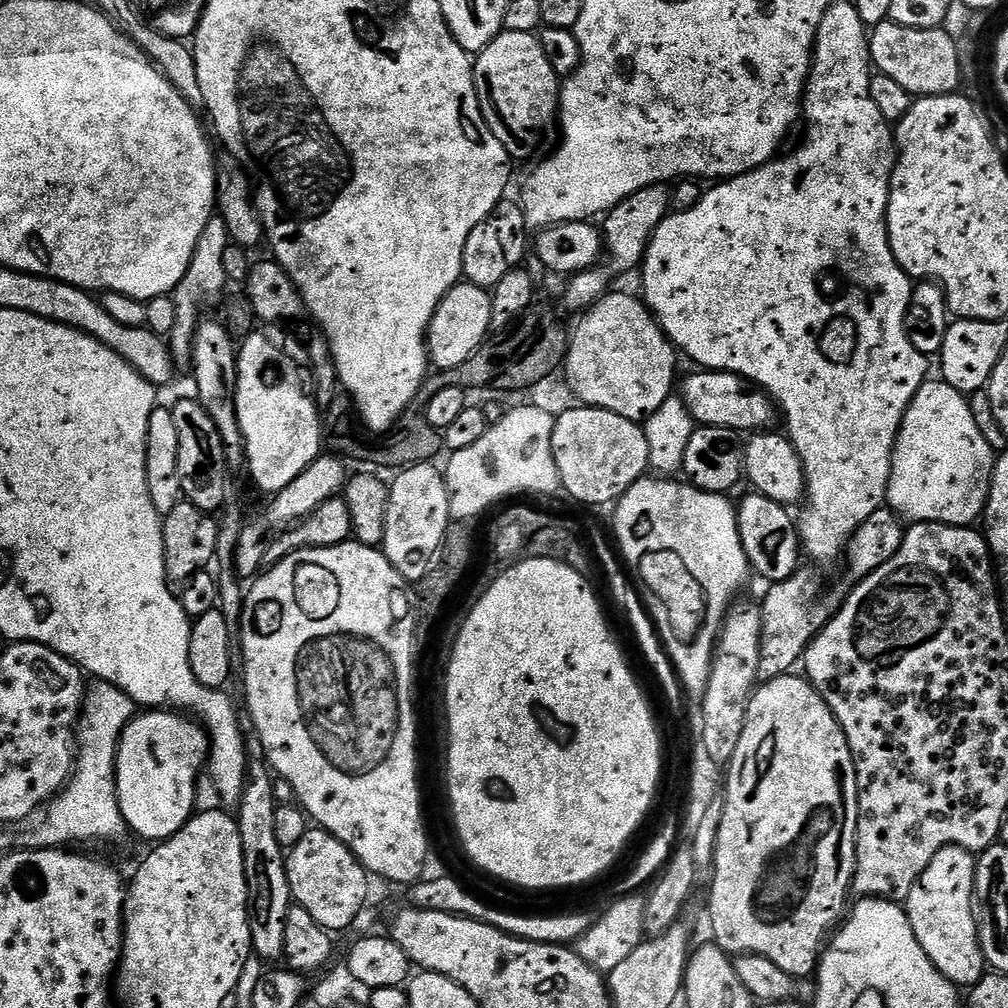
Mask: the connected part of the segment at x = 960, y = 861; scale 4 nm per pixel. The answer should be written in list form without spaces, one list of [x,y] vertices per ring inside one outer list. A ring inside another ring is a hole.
[[[964,848],[938,850],[926,870],[922,870],[906,901],[908,921],[914,930],[914,938],[918,938],[918,946],[922,946],[926,958],[934,962],[936,969],[957,986],[971,986],[986,975],[974,907],[976,861],[977,857]]]

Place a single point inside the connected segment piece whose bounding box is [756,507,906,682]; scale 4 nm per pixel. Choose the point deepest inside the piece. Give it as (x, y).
(795, 610)

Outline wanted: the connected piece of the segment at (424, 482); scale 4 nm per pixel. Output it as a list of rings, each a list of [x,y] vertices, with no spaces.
[[[435,463],[416,464],[412,468],[405,468],[395,473],[396,481],[391,481],[388,489],[388,509],[386,510],[386,526],[384,527],[384,543],[382,551],[384,557],[392,563],[405,581],[416,582],[428,570],[432,555],[444,540],[448,532],[448,525],[452,511],[448,501],[448,487],[444,481],[444,473]]]

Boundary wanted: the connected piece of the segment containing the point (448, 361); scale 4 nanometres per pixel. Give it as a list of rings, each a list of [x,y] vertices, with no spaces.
[[[467,282],[456,284],[442,298],[428,324],[426,343],[431,363],[435,367],[437,364],[440,370],[462,366],[462,362],[466,362],[466,358],[473,356],[481,344],[489,339],[491,328],[492,297],[489,289]]]

